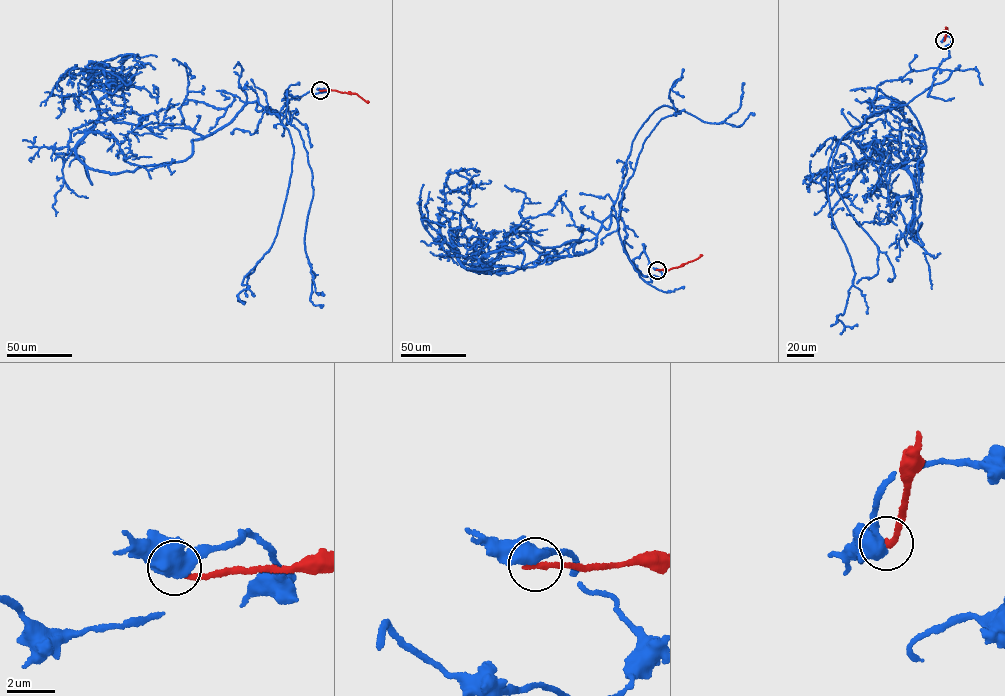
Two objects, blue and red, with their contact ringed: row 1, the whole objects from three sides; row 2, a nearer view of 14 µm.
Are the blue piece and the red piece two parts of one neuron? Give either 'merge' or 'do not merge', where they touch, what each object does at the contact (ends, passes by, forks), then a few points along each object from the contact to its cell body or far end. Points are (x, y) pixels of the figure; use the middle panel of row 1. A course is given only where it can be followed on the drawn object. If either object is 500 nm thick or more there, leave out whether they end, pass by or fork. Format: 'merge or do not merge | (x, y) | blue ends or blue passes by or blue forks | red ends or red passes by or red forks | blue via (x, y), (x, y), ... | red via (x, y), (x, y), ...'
do not merge | (657, 270) | blue via (657, 269), (639, 276), (612, 215), (589, 251), (473, 271), (438, 223), (449, 171), (470, 181), (450, 192) | red via (656, 270), (682, 266), (702, 255)

